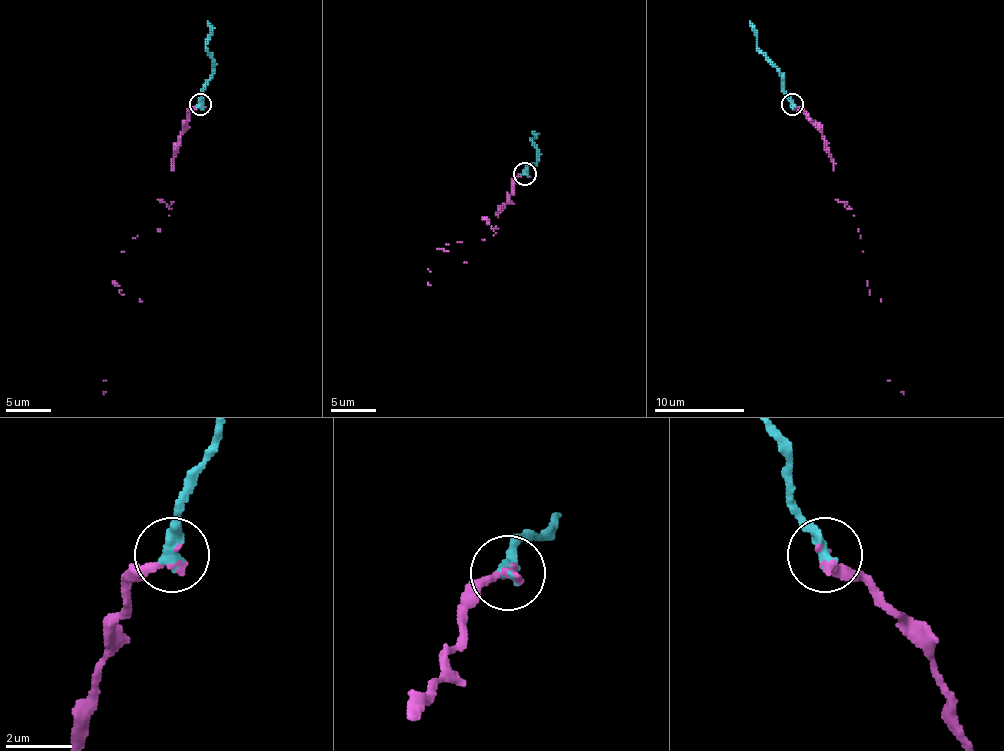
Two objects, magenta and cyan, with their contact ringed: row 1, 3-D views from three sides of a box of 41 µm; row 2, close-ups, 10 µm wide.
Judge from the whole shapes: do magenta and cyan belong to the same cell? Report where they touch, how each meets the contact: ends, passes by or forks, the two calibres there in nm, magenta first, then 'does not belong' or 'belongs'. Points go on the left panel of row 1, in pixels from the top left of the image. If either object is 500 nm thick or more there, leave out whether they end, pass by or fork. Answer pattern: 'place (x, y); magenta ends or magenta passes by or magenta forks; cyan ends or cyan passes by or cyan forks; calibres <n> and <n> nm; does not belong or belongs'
place (200, 104); magenta ends; cyan ends; calibres 240 and 440 nm; belongs

